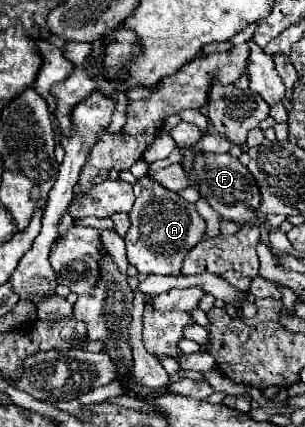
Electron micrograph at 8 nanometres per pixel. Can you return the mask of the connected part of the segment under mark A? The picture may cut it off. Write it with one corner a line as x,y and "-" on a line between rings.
146,175
136,181
134,195
136,195
136,201
130,211
132,227
128,229
128,233
124,237
126,249
128,249
128,263
132,263
140,273
146,273
146,275
182,275
180,265
182,265
184,257
188,255
188,249
192,249
192,245
196,245
204,239
206,221
198,215
194,203
184,201
178,193
162,189
162,185
156,185
156,181
152,181

